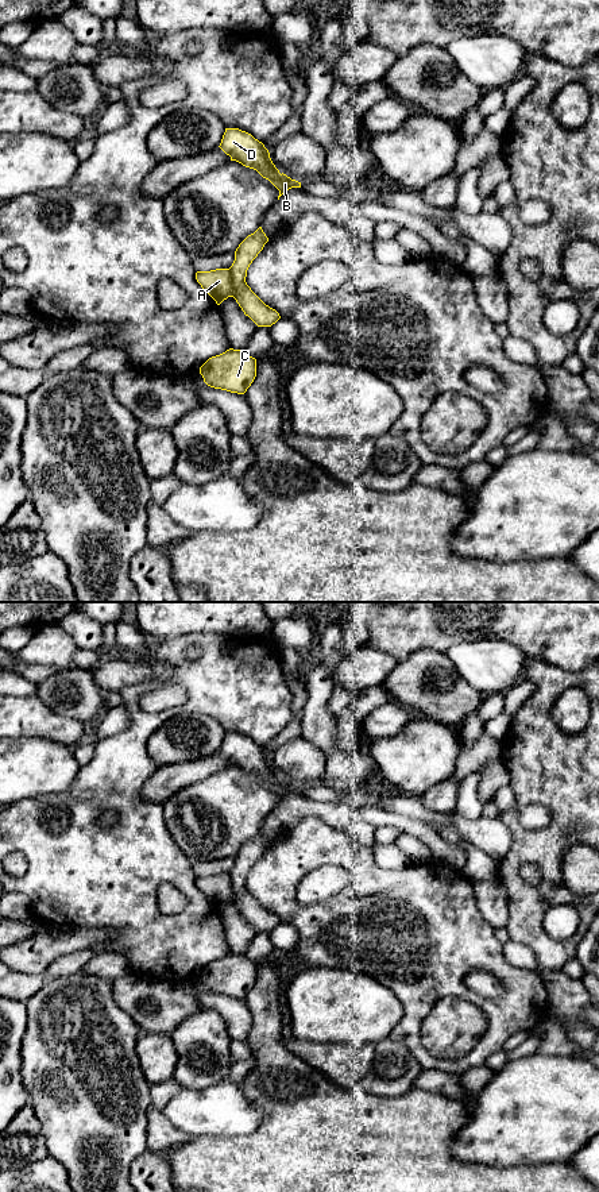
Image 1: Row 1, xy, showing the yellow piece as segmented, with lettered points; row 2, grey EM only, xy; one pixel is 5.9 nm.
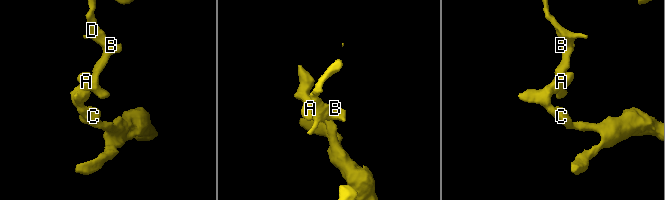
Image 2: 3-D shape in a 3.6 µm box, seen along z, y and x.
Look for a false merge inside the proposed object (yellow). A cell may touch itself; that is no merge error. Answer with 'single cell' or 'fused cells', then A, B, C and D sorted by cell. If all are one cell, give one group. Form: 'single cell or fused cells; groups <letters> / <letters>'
fused cells; groups A C / B D

